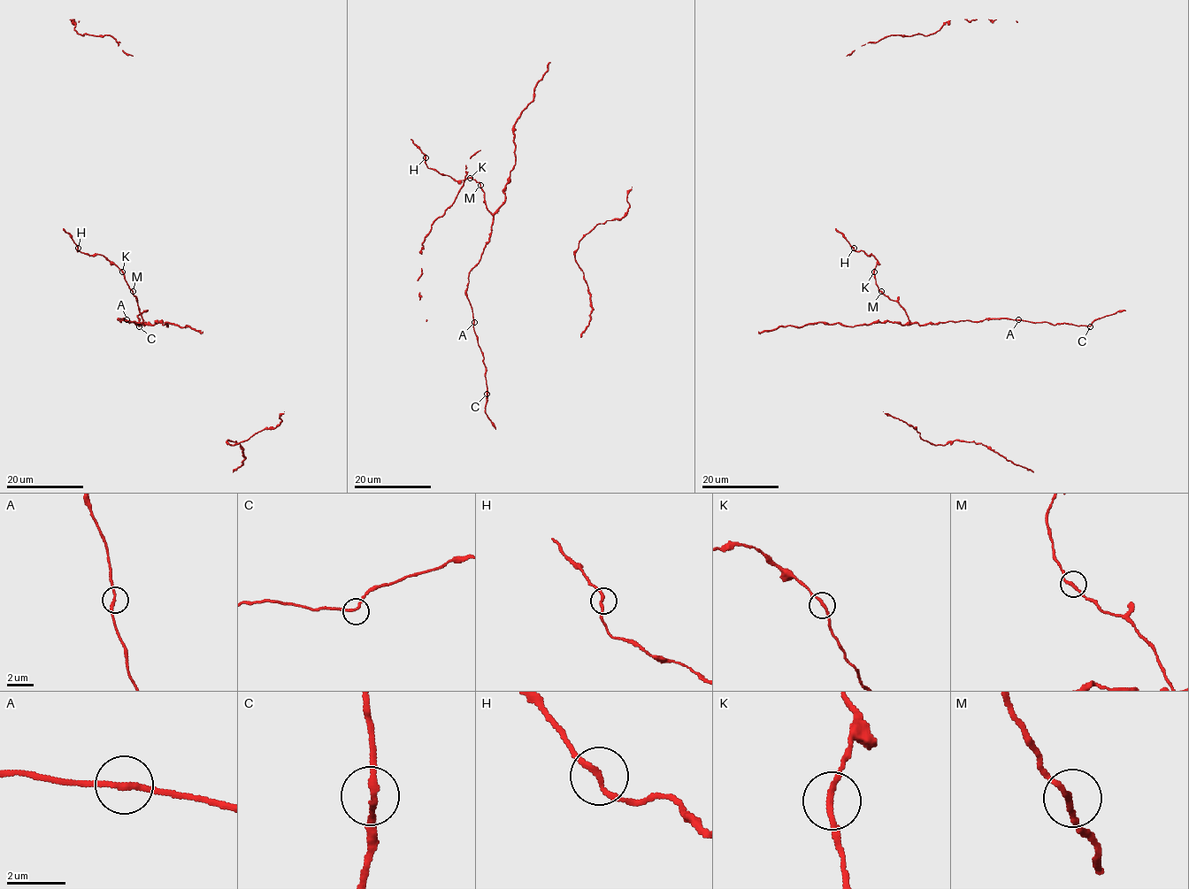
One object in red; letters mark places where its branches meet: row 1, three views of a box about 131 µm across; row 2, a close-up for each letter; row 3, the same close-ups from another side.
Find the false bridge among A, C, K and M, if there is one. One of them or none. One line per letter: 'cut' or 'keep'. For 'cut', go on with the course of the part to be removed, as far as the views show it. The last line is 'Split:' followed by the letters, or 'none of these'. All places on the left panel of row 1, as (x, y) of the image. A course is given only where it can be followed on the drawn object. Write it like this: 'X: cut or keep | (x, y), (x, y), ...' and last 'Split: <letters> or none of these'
A: keep
C: keep
K: keep
M: keep
Split: none of these

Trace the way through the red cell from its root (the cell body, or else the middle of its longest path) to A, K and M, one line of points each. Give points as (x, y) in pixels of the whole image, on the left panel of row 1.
A: (77, 248), (80, 253), (103, 256), (121, 271), (146, 323), (120, 321), (118, 318), (126, 319)
K: (77, 248), (80, 253), (103, 256), (122, 272)
M: (77, 248), (80, 253), (101, 255), (111, 262), (121, 271), (133, 291)

